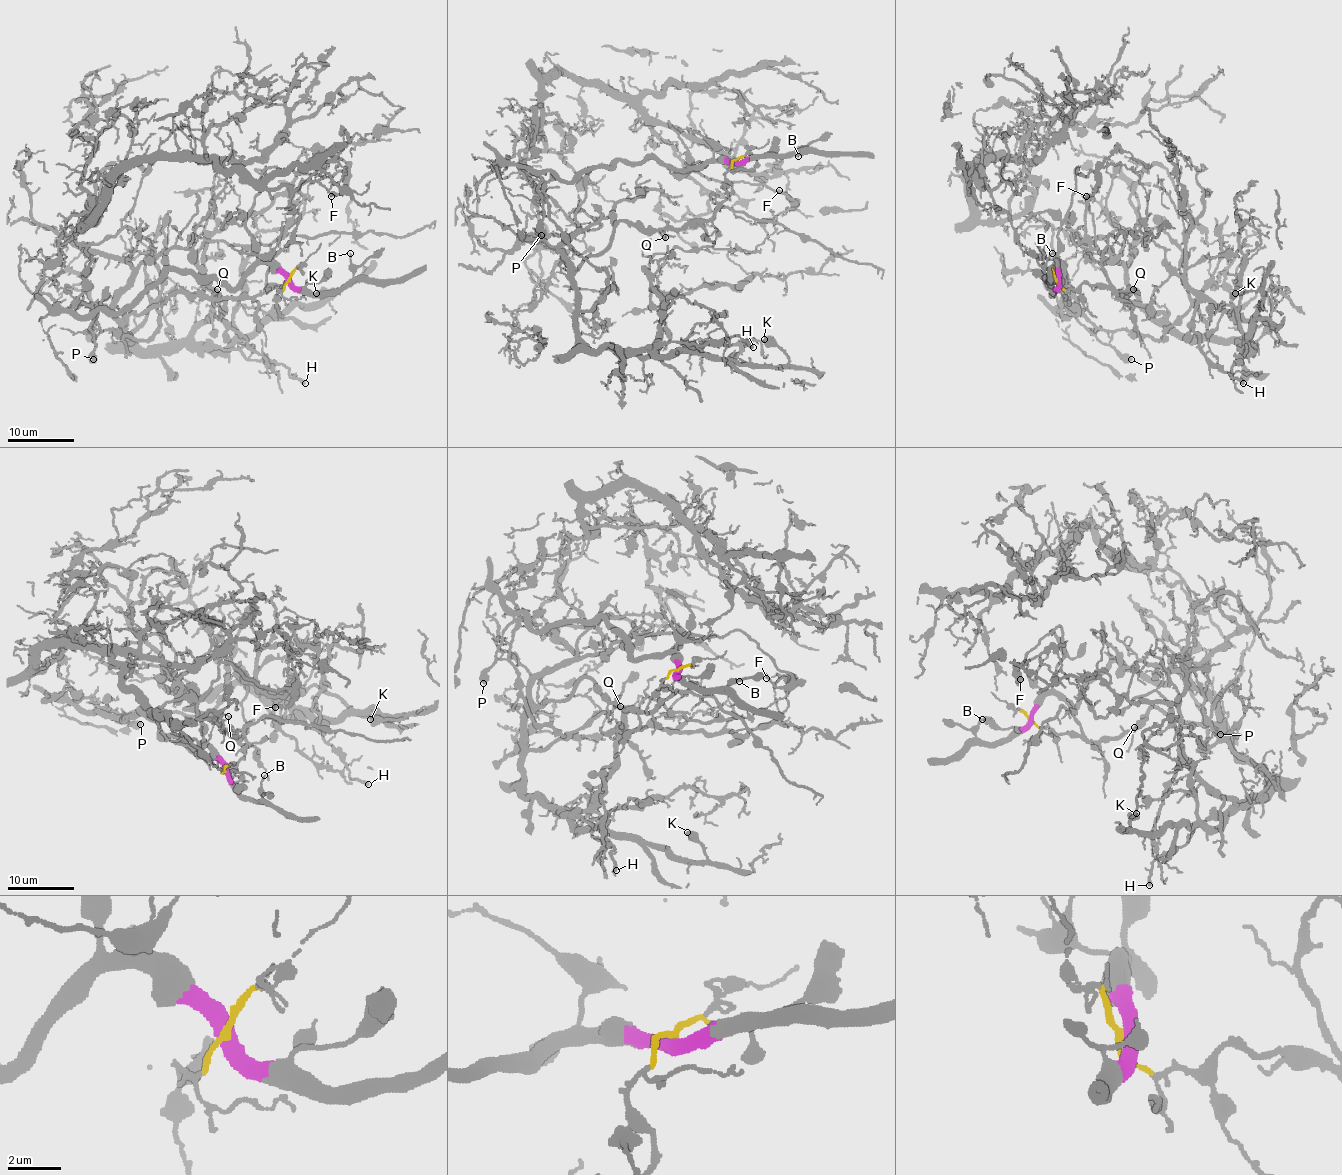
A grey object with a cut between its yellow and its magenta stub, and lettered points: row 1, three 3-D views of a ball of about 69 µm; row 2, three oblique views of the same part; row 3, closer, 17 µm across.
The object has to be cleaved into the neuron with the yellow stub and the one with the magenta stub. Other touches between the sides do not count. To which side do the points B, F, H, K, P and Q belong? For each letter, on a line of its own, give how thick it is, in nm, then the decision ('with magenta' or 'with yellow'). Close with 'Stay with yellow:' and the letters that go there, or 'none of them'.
B: 120 nm | with magenta
F: 190 nm | with magenta
H: 360 nm | with yellow
K: 600 nm | with yellow
P: 500 nm | with magenta
Q: 120 nm | with yellow
Stay with yellow: H, K, Q

